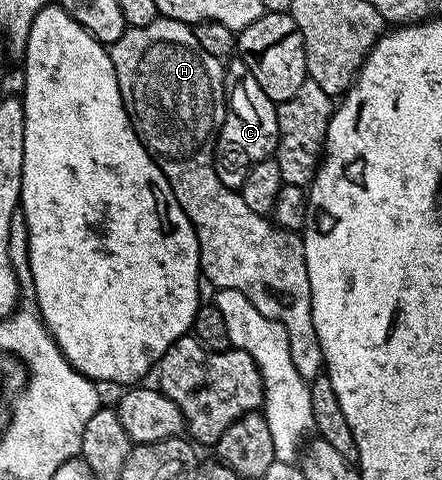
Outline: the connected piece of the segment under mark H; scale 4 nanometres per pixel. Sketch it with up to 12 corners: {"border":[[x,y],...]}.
{"border":[[193,25],[110,45],[132,129],[194,226],[246,294],[321,375],[304,237],[216,173],[225,61]]}

